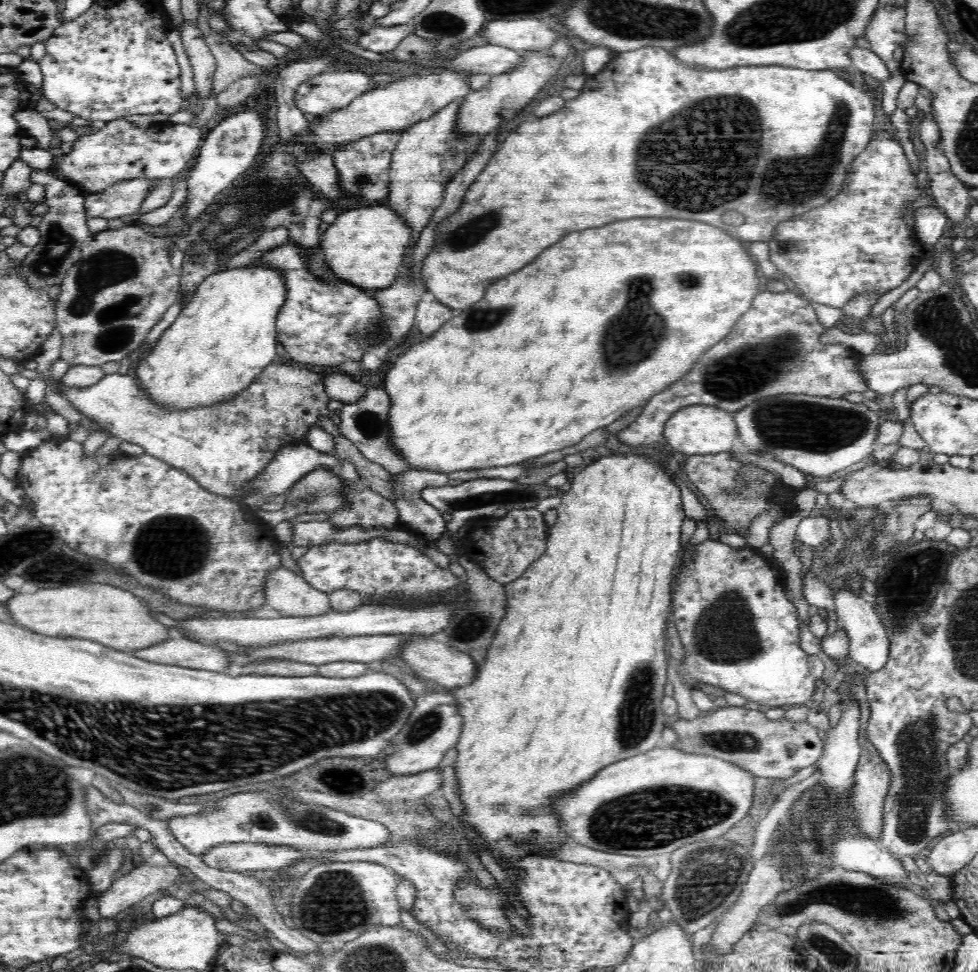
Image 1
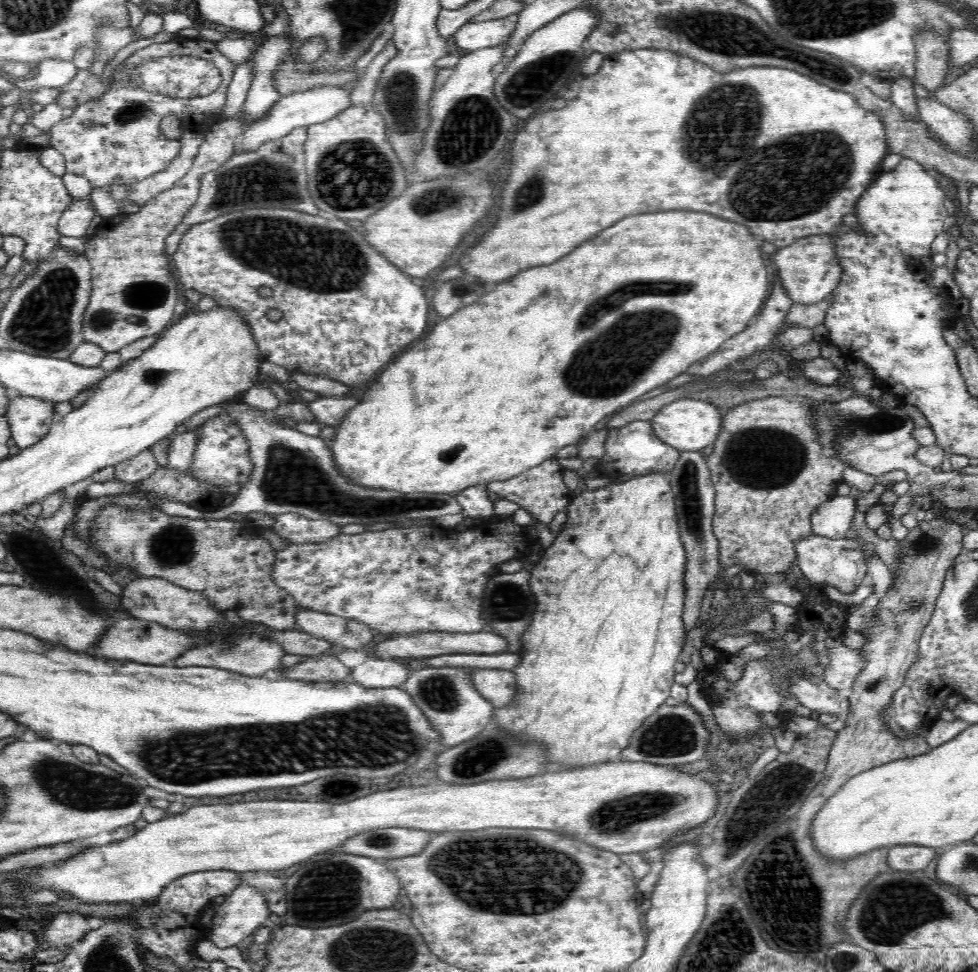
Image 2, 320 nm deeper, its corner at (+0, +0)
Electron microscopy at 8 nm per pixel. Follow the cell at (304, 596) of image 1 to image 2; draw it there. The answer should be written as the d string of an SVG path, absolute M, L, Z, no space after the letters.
M299 607L296 612L296 624L300 631L308 632L316 638L326 638L332 645L338 644L338 638L344 636L348 628L348 620L345 618L303 607Z

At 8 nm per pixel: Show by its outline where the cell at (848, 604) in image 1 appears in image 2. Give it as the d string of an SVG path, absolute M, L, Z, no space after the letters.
M812 533L797 540L796 563L810 583L825 583L836 587L842 593L850 593L860 586L868 572L868 563L861 547L862 542L856 538L831 539Z

